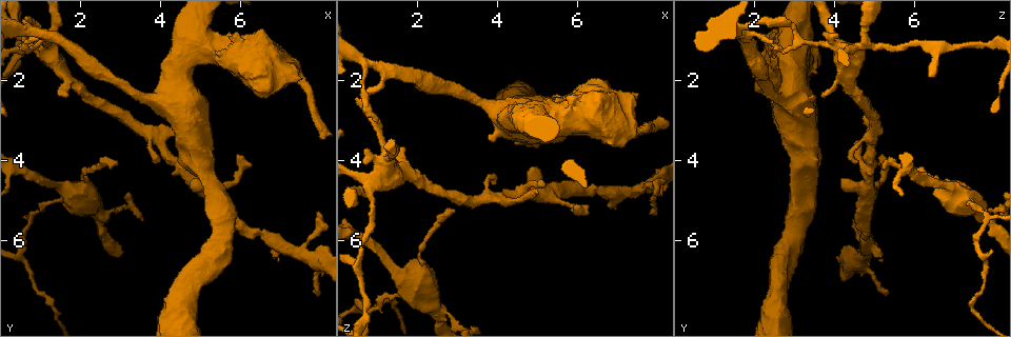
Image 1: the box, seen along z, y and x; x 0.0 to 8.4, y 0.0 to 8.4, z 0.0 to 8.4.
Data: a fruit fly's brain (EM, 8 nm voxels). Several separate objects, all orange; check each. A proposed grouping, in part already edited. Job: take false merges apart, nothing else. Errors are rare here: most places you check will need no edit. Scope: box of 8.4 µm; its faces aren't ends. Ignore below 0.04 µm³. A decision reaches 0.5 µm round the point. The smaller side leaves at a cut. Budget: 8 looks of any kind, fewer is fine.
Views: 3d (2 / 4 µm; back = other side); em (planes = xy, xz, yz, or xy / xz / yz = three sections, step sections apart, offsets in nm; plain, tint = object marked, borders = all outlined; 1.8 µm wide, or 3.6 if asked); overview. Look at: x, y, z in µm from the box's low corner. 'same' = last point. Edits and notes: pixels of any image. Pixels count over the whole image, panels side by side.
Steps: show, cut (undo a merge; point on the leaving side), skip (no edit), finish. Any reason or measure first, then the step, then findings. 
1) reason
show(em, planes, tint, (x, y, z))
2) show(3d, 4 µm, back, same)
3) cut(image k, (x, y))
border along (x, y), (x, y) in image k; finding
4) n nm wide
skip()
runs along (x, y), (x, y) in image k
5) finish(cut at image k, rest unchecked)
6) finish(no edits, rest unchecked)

a fork
show(3d, 2 µm, (0.70, 0.65, 1.60))

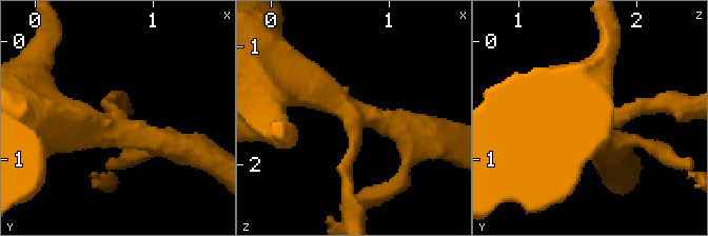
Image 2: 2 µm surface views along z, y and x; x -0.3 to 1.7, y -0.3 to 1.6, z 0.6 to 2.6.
3 arms; arms of 170, 280, 440 nm; shape alone is not enough
show(em, planes, plain, (0.68, 0.70, 1.60))

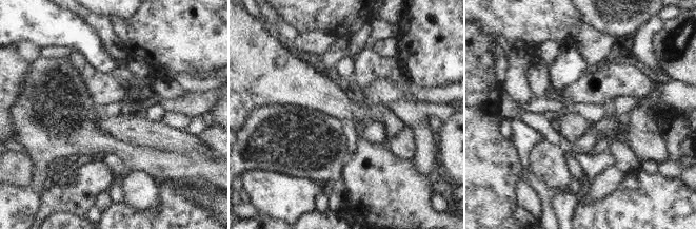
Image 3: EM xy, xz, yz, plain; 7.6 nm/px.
show(em, planes, tint, same)

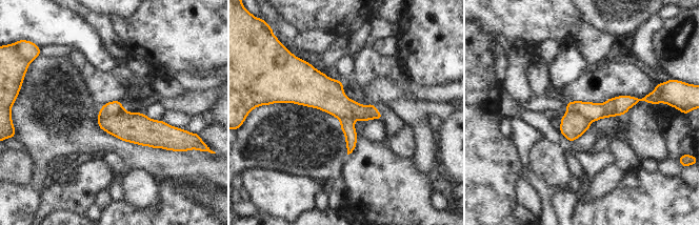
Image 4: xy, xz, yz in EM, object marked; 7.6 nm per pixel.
cut(image 4, (113, 108))
the part that leaves runs along (635, 100), (610, 108), (568, 105) in image 4; a second cell is stuck on

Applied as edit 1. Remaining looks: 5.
show(overview)

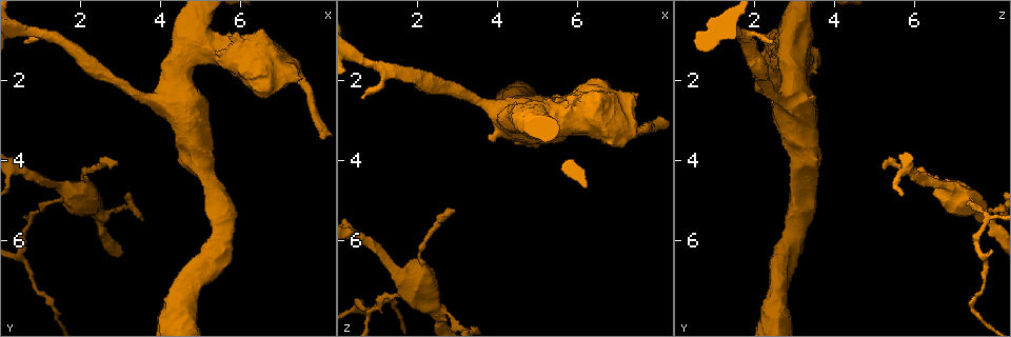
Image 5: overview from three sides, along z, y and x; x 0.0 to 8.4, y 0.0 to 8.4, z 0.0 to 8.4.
sharp bend
show(3d, 4 µm, (0.80, 5.40, 7.75))

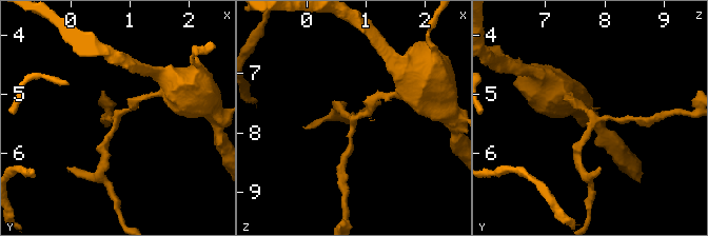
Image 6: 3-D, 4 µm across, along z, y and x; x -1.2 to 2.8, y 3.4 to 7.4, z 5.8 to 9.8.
now the EM
show(em, xz, step 4, tint, (0.80, 5.45, 7.75))

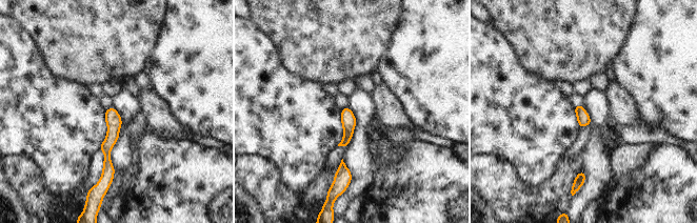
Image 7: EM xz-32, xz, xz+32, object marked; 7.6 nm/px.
cut it another way
show(em, planes, tint, same)

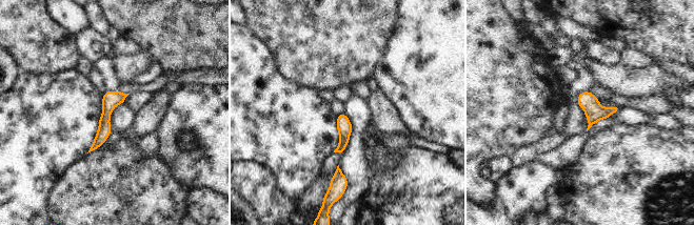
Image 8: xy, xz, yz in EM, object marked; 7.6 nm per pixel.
110 nm wide
skip()
runs along (123, 96), (107, 108), (94, 146) in image 8; continuous, no second cell

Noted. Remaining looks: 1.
a fork
show(em, 3.6 µm, xz, step 16, tint, (2.55, 5.35, 7.70))

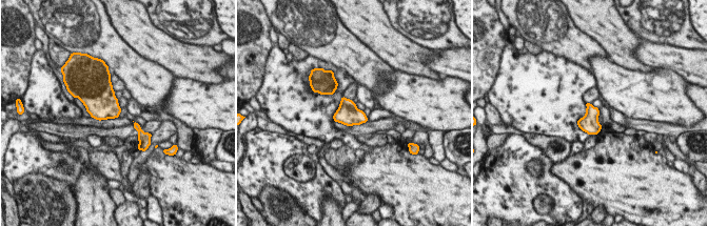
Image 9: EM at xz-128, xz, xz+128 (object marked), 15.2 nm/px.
220 nm wide
skip()
continuous, no second cell

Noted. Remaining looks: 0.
finish(cut at image 4, rest unchecked)

